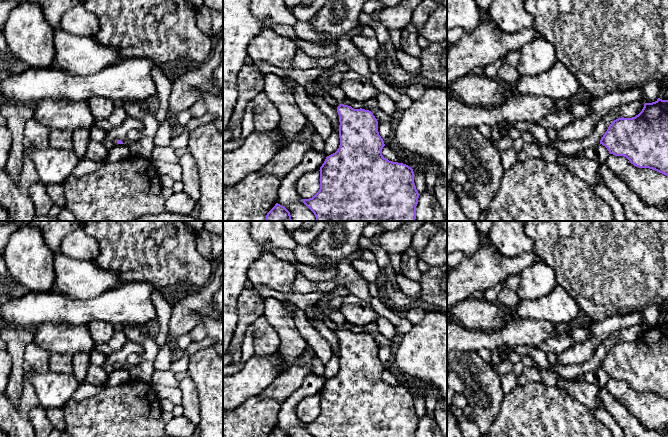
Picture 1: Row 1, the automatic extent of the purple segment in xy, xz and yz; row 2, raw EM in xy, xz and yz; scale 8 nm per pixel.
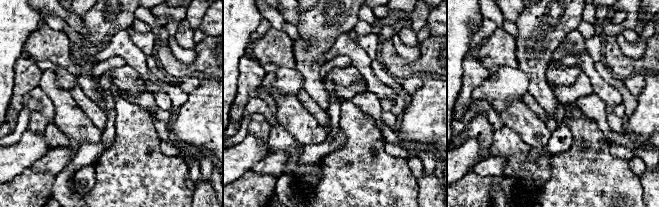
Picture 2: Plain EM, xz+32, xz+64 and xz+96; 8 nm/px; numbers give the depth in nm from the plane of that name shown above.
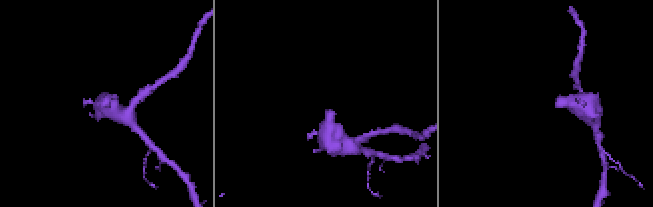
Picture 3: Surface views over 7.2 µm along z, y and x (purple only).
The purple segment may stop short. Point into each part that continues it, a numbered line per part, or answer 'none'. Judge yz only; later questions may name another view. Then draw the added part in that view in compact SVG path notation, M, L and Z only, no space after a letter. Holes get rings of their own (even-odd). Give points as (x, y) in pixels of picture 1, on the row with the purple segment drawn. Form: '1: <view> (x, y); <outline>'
none

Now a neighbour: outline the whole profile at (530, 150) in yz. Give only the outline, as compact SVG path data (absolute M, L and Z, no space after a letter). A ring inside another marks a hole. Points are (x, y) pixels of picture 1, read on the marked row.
M539 142L525 143L522 154L518 156L517 161L522 162L528 158L541 158L541 144Z

